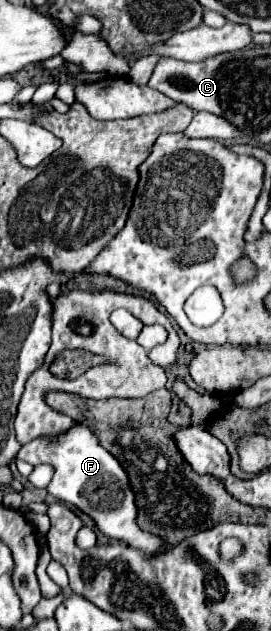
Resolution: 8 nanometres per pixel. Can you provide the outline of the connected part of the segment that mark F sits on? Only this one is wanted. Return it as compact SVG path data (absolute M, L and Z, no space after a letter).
M78 424L76 428L60 434L54 442L46 438L32 440L22 446L16 458L26 460L34 466L52 464L54 478L46 488L48 494L52 494L62 502L78 506L84 514L88 514L96 522L96 528L104 536L126 542L128 546L142 550L146 556L156 556L164 552L168 542L162 540L160 536L144 532L136 522L138 506L134 504L134 490L130 488L126 470L122 468L122 464L118 464L116 456L110 456L110 452L106 452L106 448L98 444L98 438L90 432L88 426Z

